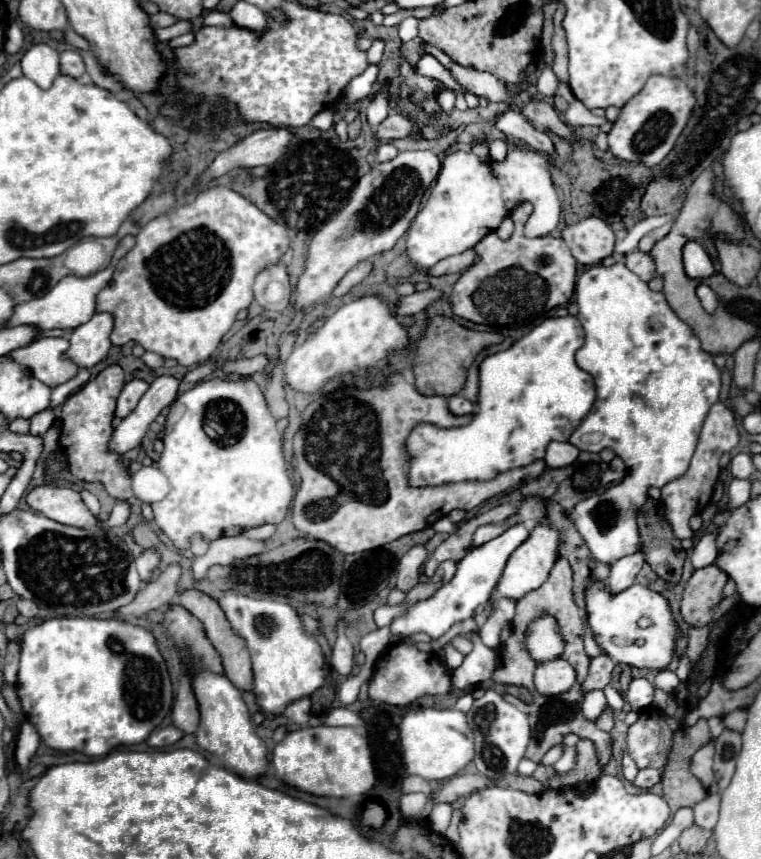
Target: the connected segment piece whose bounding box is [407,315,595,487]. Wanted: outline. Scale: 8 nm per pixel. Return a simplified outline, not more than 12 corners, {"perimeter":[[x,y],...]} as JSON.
{"perimeter":[[577,317],[479,365],[479,413],[409,435],[409,485],[487,481],[595,401]]}

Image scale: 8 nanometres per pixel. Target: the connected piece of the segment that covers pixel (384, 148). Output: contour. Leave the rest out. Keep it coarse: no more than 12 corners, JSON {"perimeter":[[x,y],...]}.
{"perimeter":[[381,143],[377,161],[391,161],[399,151],[391,143]]}

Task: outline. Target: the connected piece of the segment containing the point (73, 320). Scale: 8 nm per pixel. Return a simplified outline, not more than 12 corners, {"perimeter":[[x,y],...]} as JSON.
{"perimeter":[[107,267],[19,303],[5,327],[75,329],[95,315]]}

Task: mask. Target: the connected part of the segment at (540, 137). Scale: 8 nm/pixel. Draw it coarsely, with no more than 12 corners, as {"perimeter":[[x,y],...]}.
{"perimeter":[[507,109],[495,127],[513,141],[545,155],[555,151],[549,135],[521,113]]}

